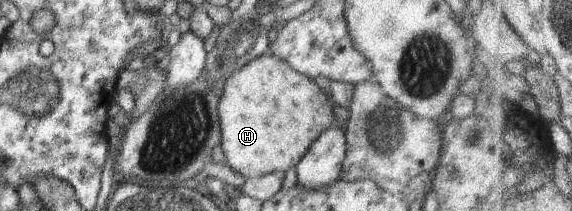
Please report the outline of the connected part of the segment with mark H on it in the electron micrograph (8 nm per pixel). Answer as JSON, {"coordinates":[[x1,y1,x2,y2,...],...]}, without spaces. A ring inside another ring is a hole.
{"coordinates":[[265,53,249,61,227,78,223,95,219,99,219,132,222,139,221,148,227,159,226,164,245,178,261,177,275,172,285,174,288,169,297,167,319,134,337,123,329,97,313,79,295,71,283,59,279,59,279,56,271,53]]}

